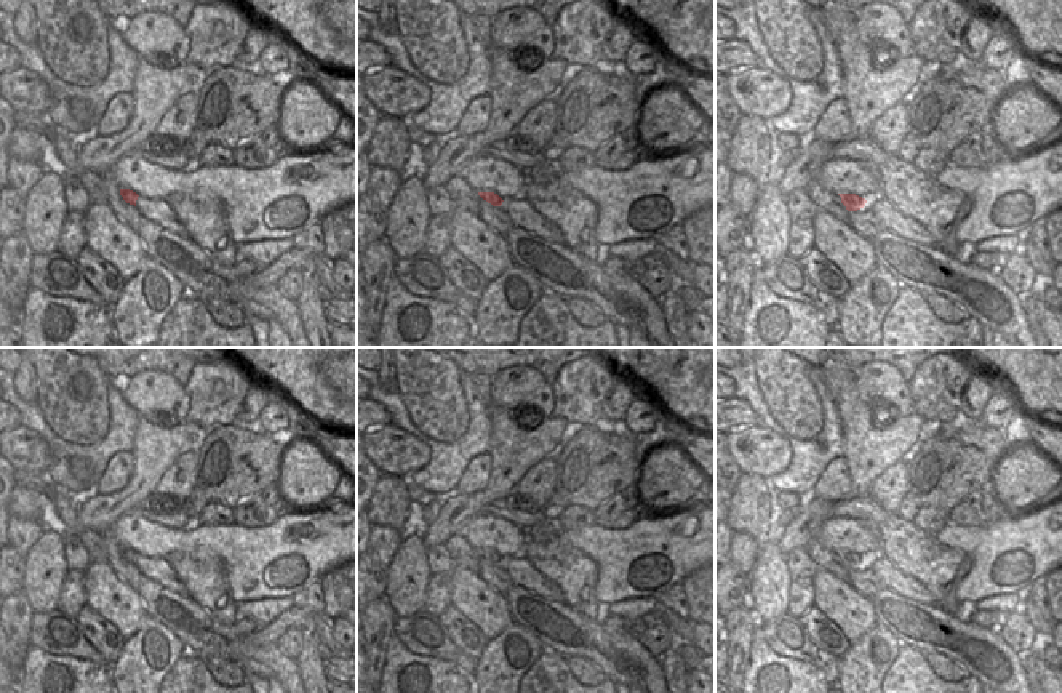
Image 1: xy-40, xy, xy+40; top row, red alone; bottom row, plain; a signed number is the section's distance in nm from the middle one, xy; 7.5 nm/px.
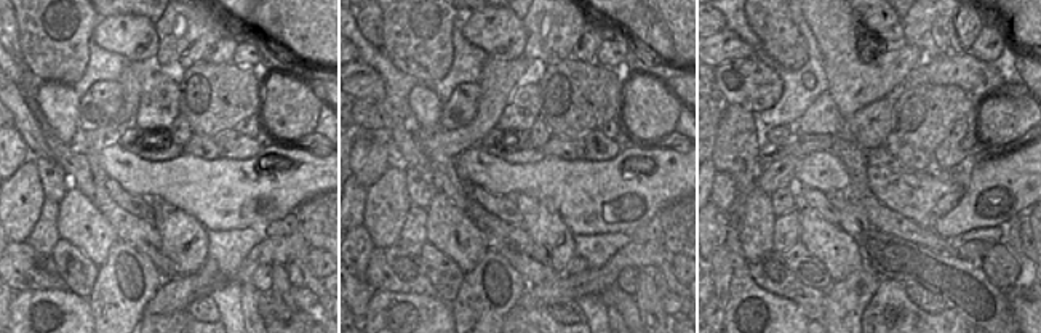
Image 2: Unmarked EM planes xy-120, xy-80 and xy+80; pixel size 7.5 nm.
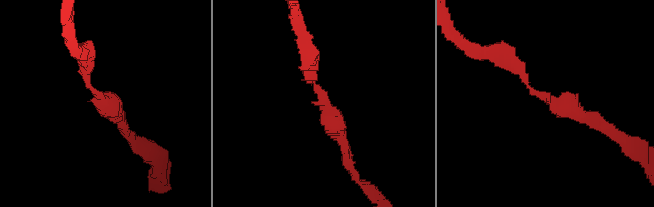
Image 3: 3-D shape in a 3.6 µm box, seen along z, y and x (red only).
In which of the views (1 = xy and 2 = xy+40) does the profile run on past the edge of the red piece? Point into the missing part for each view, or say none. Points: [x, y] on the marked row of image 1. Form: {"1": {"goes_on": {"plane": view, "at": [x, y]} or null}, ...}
{"1": {"goes_on": null}, "2": {"goes_on": null}}

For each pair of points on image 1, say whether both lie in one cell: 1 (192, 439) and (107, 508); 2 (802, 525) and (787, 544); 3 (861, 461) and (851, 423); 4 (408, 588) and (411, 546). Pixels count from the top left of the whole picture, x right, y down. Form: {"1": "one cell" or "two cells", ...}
{"1": "one cell", "2": "one cell", "3": "one cell", "4": "one cell"}

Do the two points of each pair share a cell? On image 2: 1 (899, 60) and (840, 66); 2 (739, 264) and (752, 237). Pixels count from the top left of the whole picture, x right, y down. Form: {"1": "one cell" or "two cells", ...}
{"1": "one cell", "2": "two cells"}

